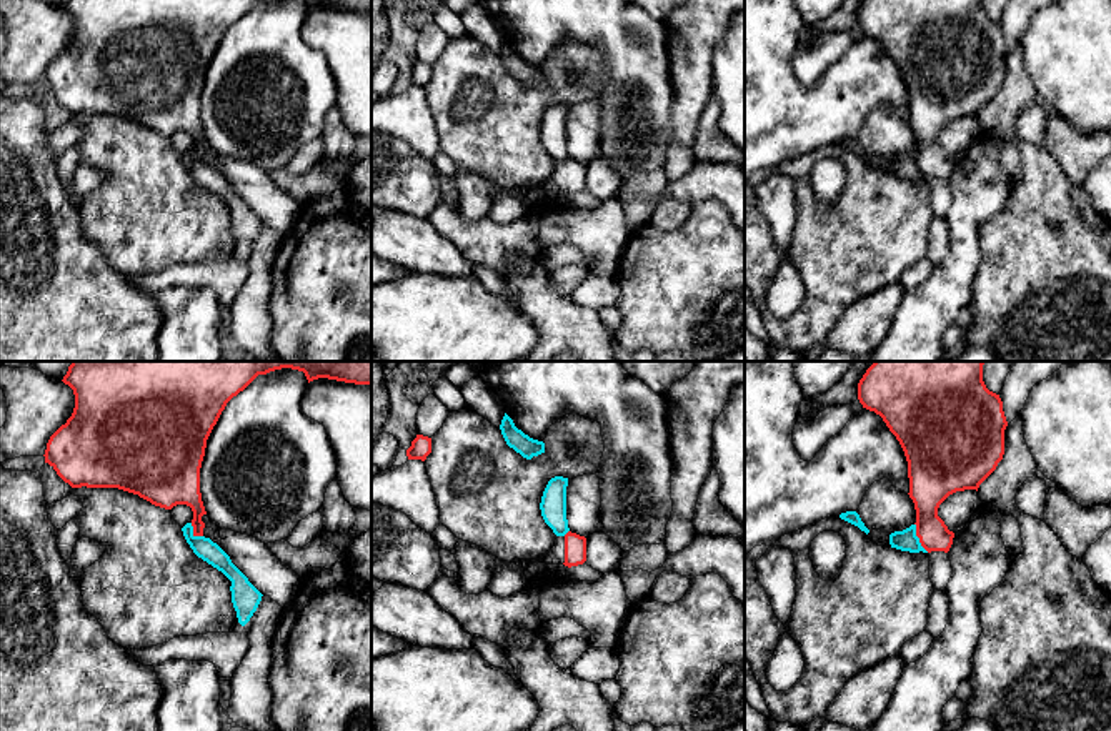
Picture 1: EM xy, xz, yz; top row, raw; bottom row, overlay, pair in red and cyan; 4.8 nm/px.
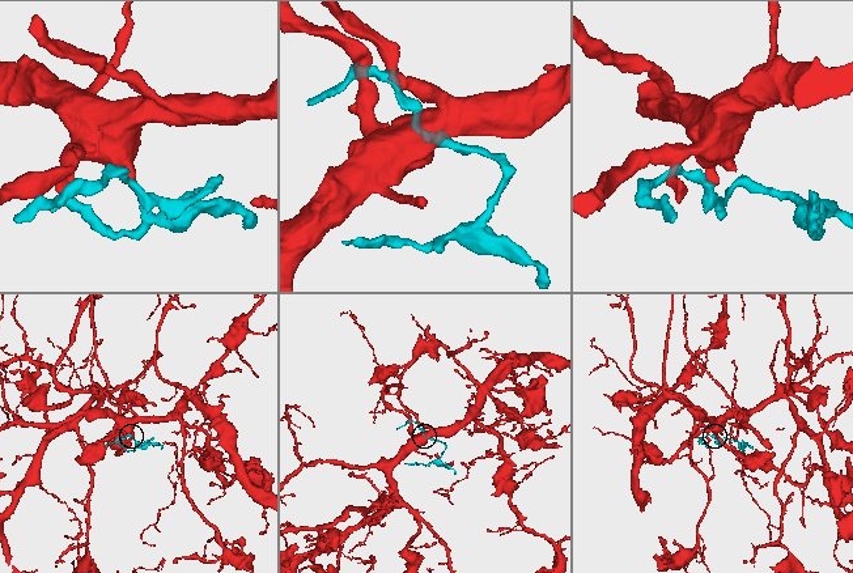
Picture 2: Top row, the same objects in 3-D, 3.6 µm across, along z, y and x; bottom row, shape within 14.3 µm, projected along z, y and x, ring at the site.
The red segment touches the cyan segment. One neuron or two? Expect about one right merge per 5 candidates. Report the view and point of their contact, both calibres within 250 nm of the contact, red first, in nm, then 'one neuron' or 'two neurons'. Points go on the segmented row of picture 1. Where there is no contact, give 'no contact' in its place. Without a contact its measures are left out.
contact yz (918, 537); calibres 190 and 110 nm; two neurons

